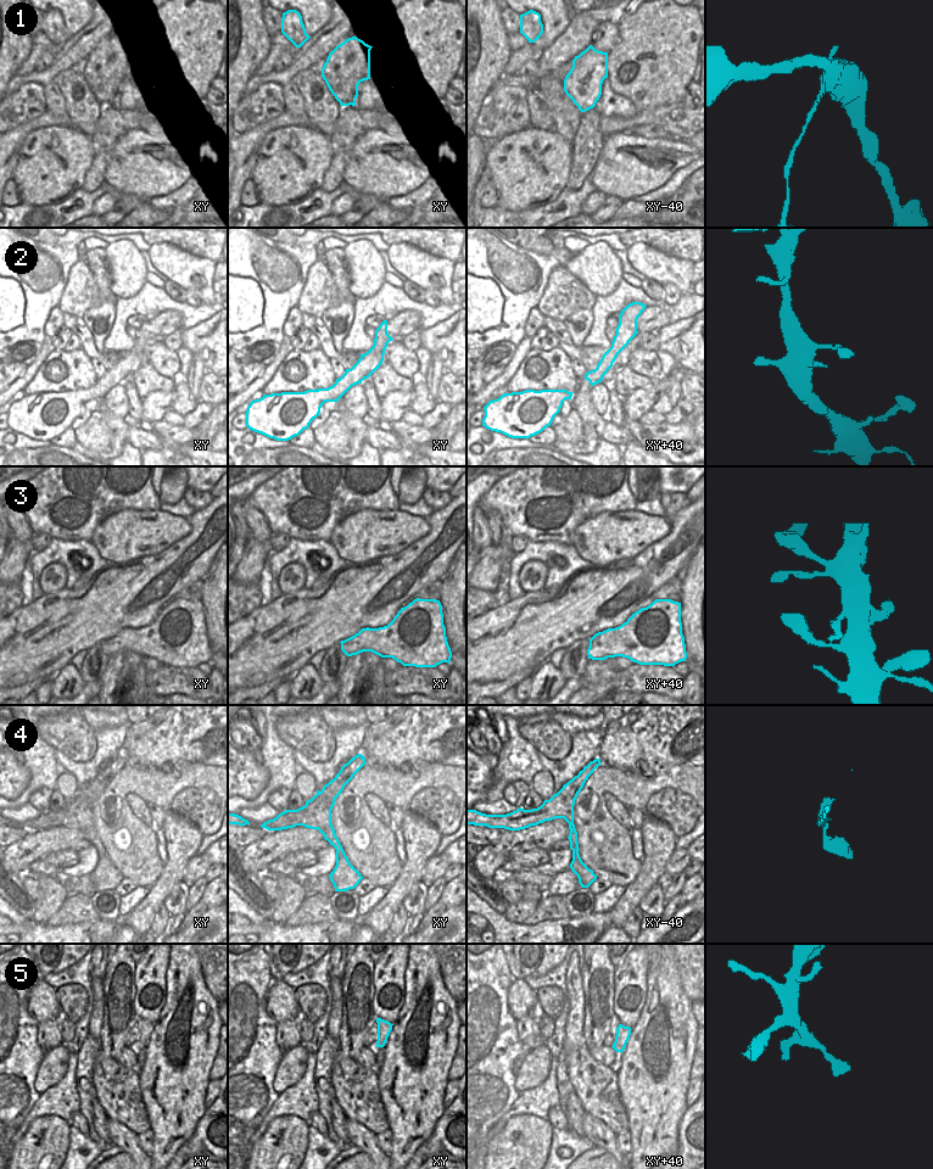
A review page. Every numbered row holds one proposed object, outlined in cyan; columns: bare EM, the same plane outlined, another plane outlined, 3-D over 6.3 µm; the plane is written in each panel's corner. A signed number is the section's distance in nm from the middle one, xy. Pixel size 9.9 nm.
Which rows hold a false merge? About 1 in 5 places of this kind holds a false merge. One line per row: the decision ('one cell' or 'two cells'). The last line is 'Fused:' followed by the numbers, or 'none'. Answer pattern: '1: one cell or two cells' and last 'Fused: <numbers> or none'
1: two cells
2: one cell
3: one cell
4: one cell
5: one cell
Fused: 1

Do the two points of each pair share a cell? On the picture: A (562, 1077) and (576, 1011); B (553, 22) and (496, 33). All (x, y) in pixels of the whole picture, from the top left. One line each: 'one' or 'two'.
A: two
B: two

